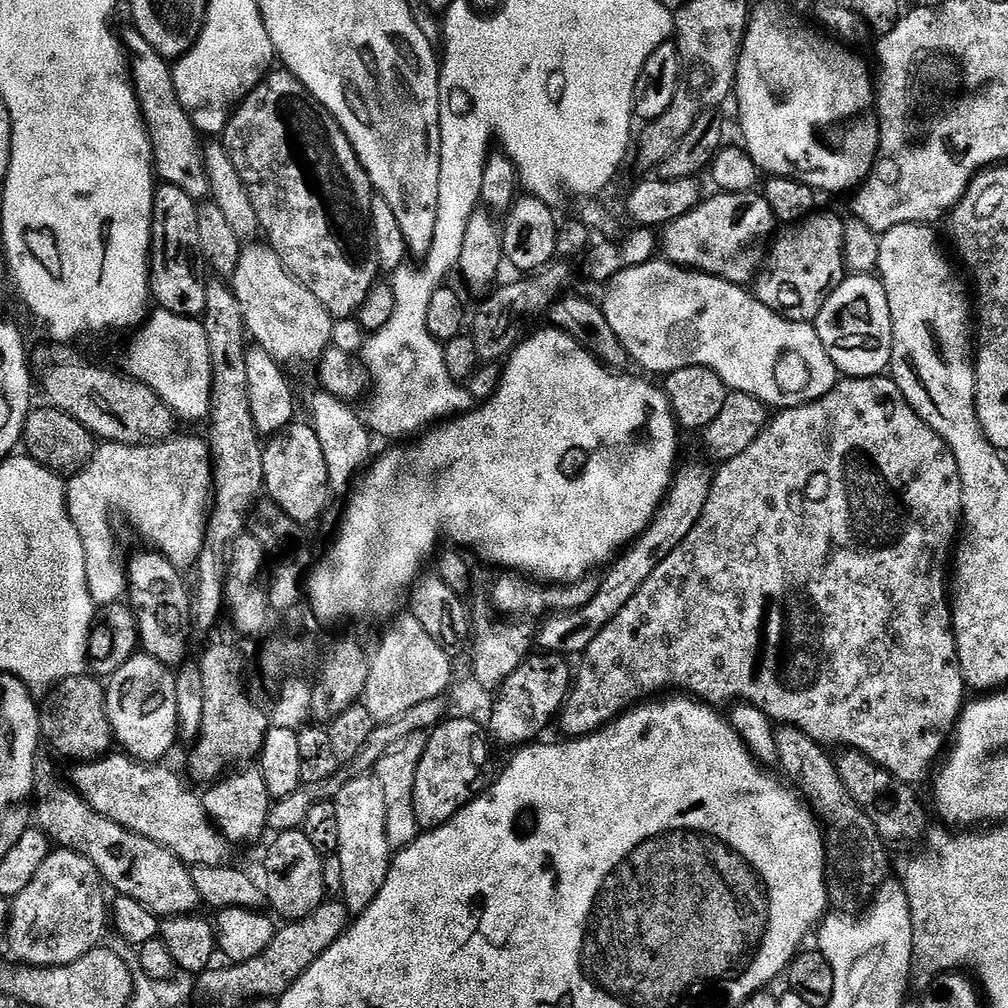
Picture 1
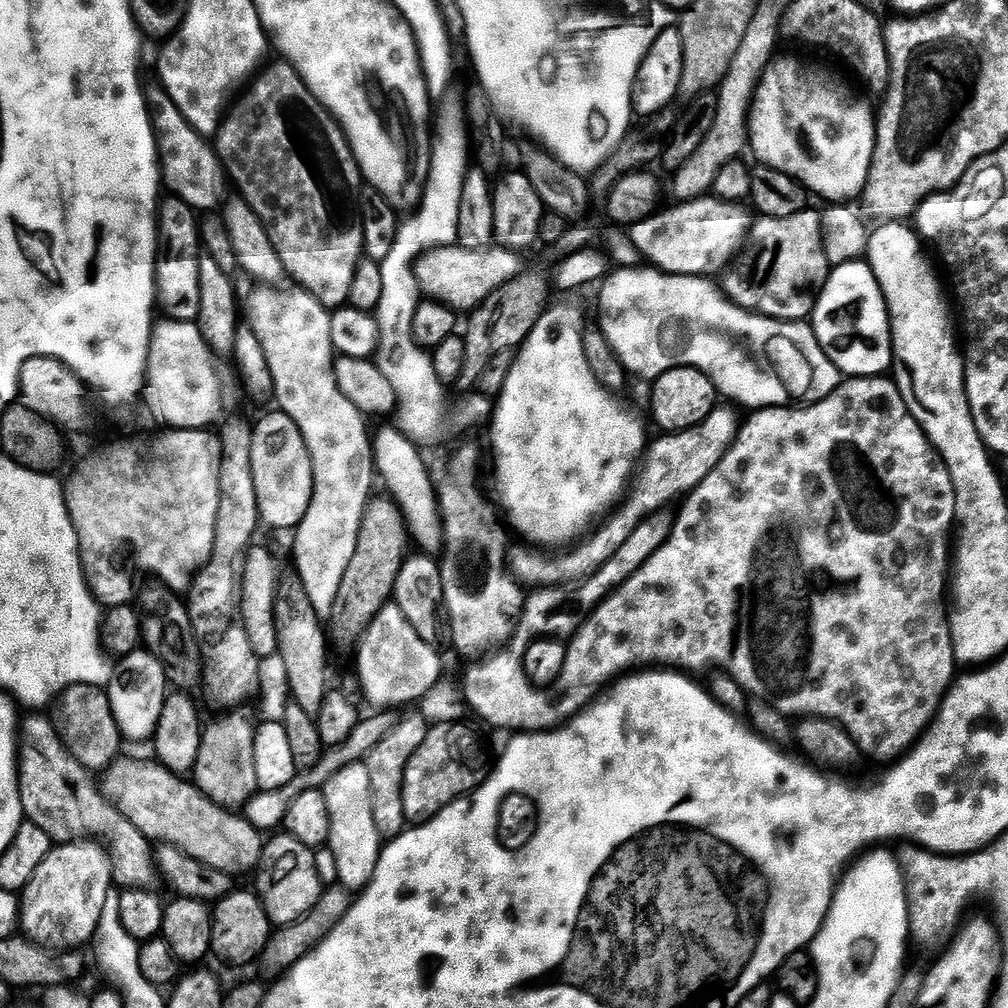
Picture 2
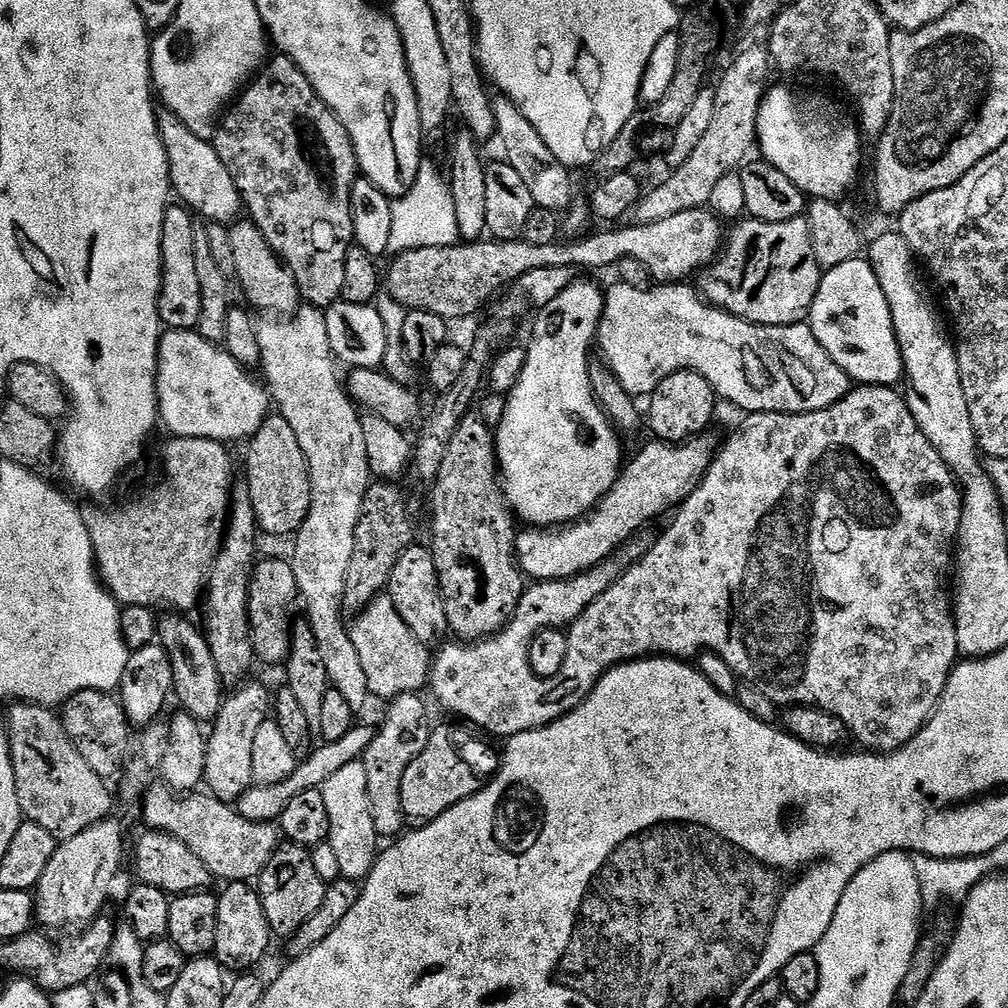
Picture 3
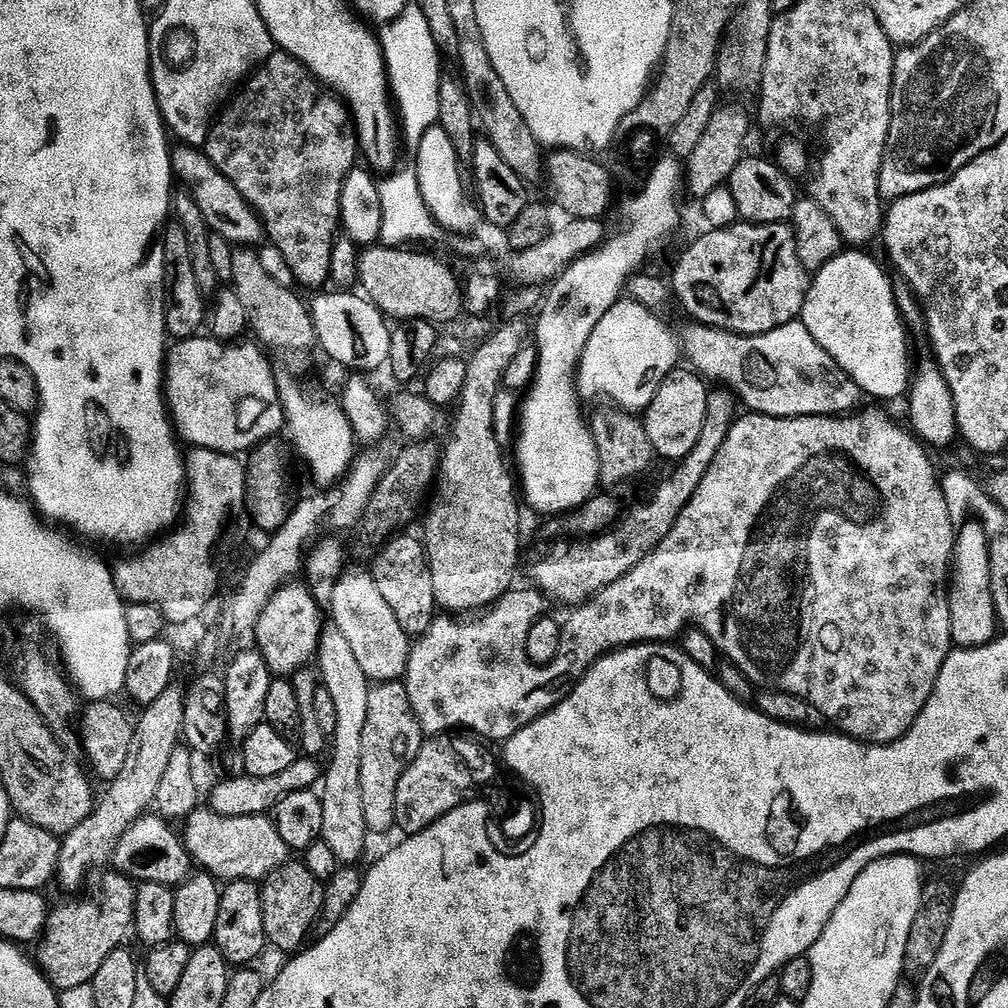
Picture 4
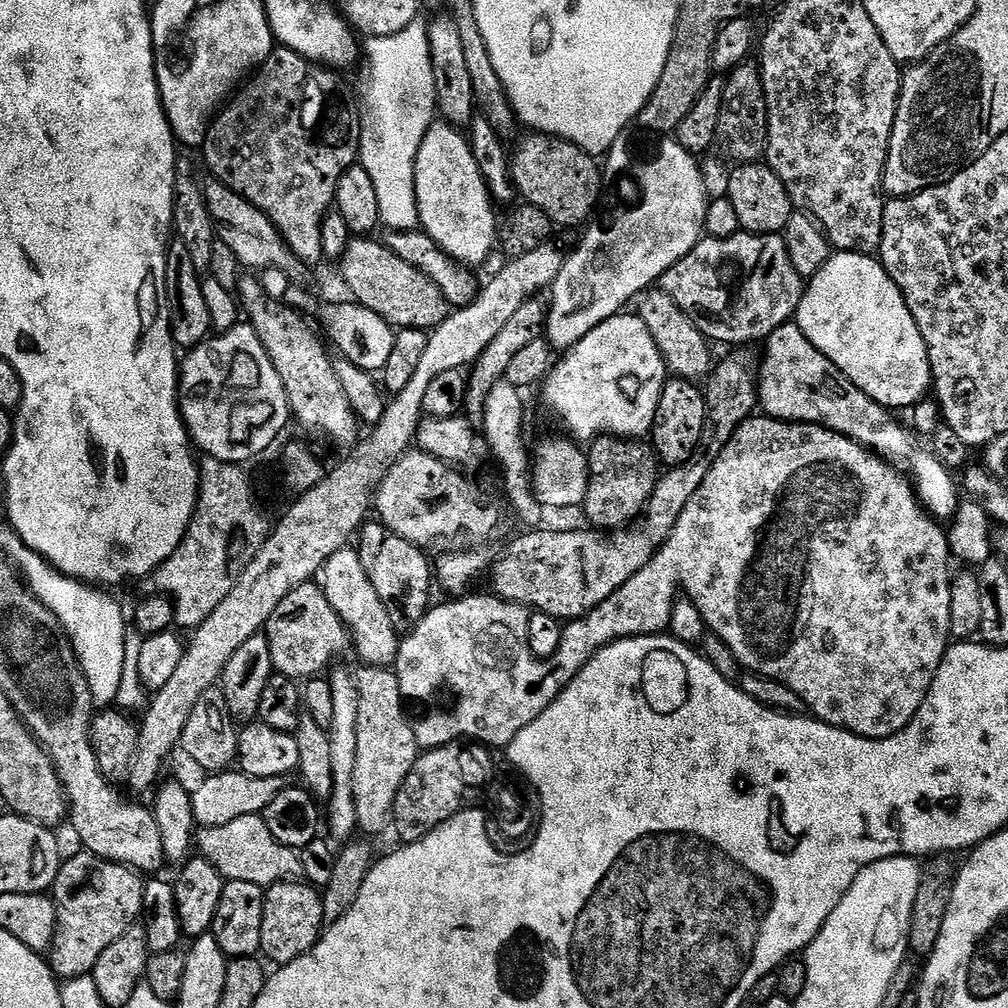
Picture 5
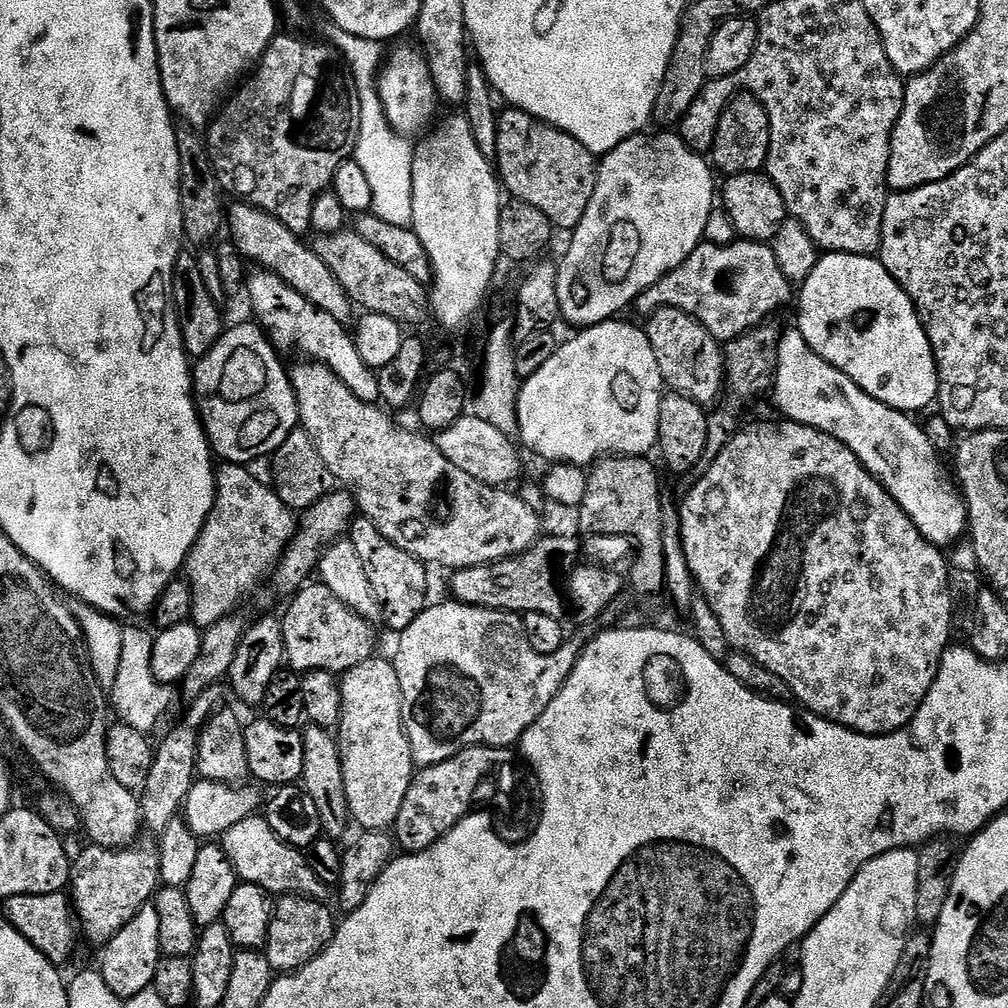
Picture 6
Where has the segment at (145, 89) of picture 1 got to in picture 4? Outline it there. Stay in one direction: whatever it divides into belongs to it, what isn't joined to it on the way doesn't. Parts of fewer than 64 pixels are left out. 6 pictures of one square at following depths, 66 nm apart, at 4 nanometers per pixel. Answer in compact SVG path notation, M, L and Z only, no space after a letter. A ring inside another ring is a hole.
M176 146L171 149L172 170L177 181L180 180L185 189L192 193L194 202L208 220L209 229L215 235L226 238L234 246L256 246L261 239L265 239L264 223L260 221L255 210L238 194L234 182L210 162L210 158L203 151L191 146Z

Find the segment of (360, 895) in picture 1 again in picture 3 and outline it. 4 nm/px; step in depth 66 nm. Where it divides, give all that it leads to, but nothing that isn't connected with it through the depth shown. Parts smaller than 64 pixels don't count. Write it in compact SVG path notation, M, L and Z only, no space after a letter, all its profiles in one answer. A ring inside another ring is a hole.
M363 759L350 762L348 766L342 766L324 783L322 789L326 798L326 814L329 815L330 830L326 843L334 848L335 857L338 858L338 870L345 880L363 882L372 873L372 866L378 859L378 837L374 830L374 818L370 818L370 794L366 794L366 766Z

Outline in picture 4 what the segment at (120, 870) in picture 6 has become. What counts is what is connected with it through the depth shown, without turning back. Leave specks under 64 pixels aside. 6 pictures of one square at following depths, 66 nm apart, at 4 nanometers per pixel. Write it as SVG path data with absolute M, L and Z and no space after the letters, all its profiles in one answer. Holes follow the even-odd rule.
M115 870L97 871L91 880L87 885L88 893L81 900L72 900L49 911L48 925L35 945L34 959L40 971L60 994L91 985L102 962L106 962L106 958L110 958L110 954L114 954L114 950L134 932L132 923L137 890L134 881Z

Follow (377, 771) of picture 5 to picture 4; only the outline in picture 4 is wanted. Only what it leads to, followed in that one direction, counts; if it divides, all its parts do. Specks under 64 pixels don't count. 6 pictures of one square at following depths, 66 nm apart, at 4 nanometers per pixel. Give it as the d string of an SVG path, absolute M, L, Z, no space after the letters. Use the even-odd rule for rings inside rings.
M380 682L373 687L370 694L370 710L366 714L366 730L362 730L362 792L366 792L366 808L370 812L370 808L374 806L374 812L380 812L376 804L378 800L374 800L374 804L370 804L368 796L384 796L384 794L374 794L380 792L380 782L386 782L388 788L392 786L392 780L374 780L374 762L384 762L388 760L388 756L392 752L400 752L400 750L388 750L388 748L408 748L402 750L404 756L408 752L408 756L416 756L418 750L424 745L426 733L420 728L418 718L413 714L410 706L410 698L408 691L404 689L403 683L400 682Z

